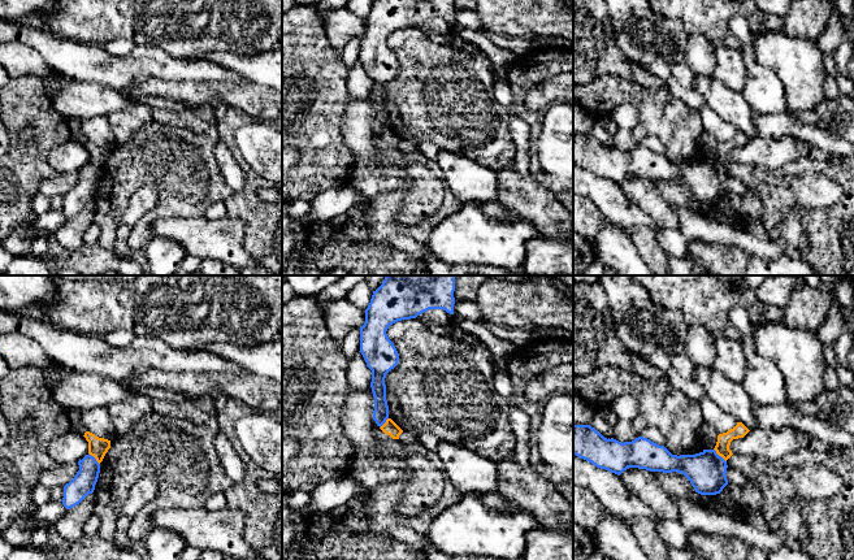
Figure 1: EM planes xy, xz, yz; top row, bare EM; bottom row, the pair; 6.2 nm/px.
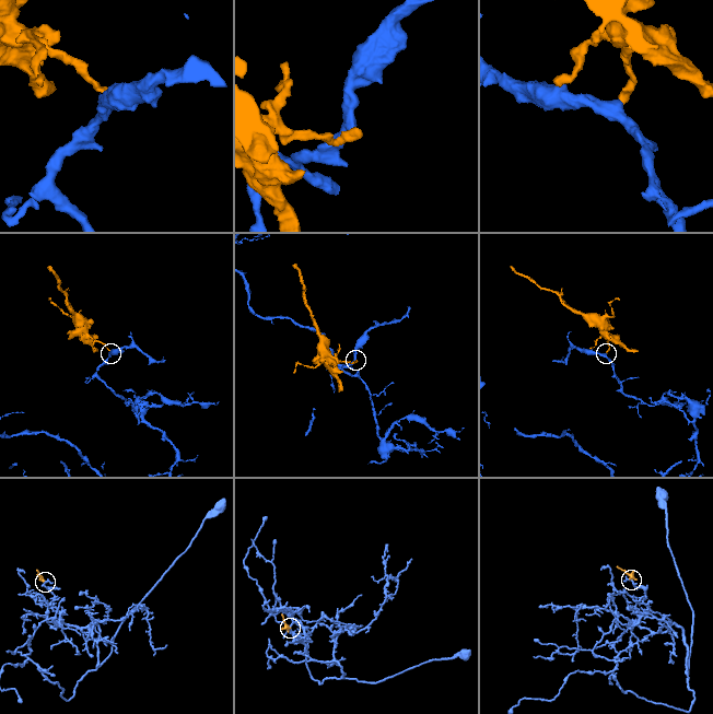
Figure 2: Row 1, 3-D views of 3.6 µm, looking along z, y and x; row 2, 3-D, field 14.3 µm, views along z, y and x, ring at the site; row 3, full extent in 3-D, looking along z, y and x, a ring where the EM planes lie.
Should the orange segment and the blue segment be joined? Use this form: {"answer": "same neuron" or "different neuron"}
{"answer": "different neuron"}

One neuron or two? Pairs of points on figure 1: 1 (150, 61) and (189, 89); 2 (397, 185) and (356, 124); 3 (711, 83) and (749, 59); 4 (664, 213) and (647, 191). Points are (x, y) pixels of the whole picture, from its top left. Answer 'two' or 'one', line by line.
1: two
2: one
3: two
4: one

